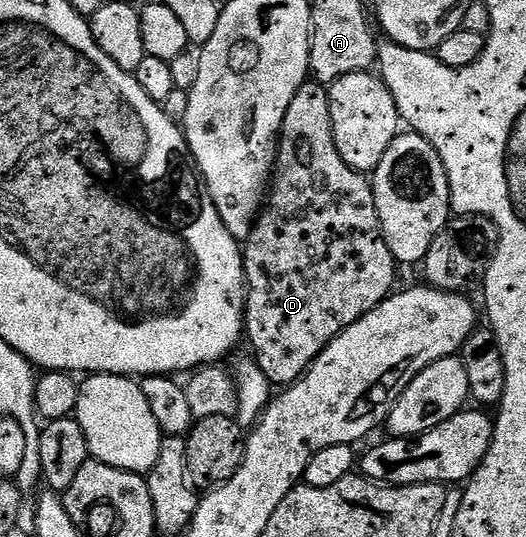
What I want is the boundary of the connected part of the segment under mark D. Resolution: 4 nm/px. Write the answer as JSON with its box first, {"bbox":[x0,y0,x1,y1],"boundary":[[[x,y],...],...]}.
{"bbox":[241,81,397,385],"boundary":[[[308,81],[293,97],[293,101],[283,118],[283,127],[279,130],[273,178],[269,183],[269,194],[266,196],[265,206],[260,210],[259,218],[255,220],[255,227],[242,244],[241,250],[243,252],[243,277],[245,280],[245,339],[246,342],[251,342],[251,347],[255,350],[253,361],[273,385],[296,383],[306,373],[312,361],[342,331],[349,329],[349,325],[353,325],[361,317],[365,317],[365,313],[369,313],[383,299],[392,294],[393,288],[396,286],[394,283],[397,264],[393,253],[389,253],[389,245],[383,239],[383,230],[379,228],[379,214],[375,208],[375,189],[372,180],[364,172],[354,171],[343,160],[341,153],[337,153],[337,145],[333,141],[333,129],[331,128],[331,96],[324,84]]]}

